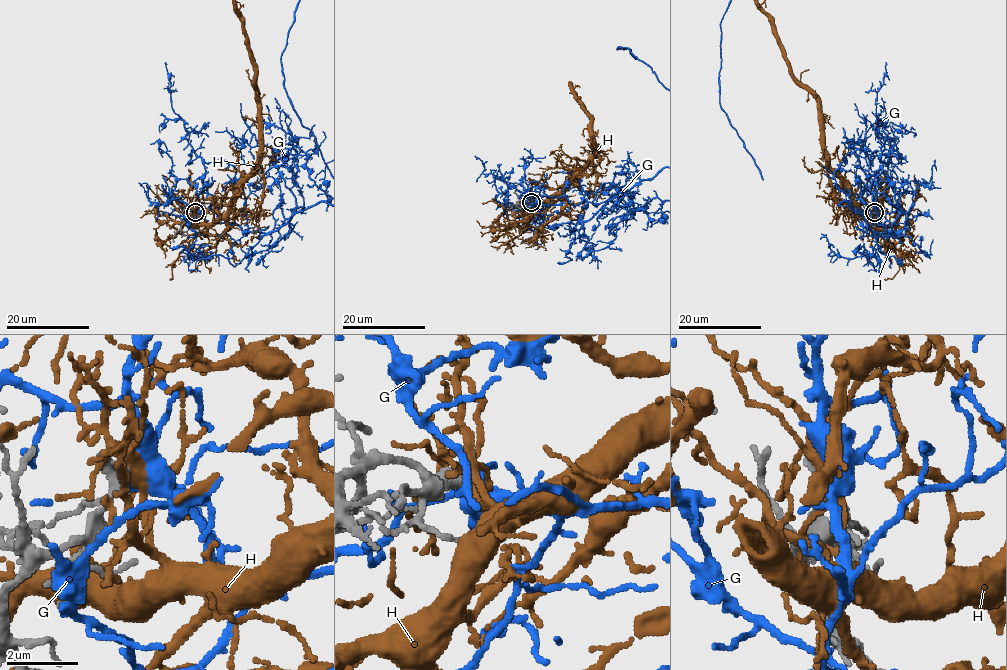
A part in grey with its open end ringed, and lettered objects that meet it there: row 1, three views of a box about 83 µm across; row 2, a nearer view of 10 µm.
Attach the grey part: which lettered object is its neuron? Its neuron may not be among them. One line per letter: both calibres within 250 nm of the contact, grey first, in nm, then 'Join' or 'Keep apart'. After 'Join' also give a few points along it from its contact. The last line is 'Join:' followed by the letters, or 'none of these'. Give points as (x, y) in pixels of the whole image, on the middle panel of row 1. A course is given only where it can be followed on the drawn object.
G: Thickness 280 nm (grey) against 400 nm. Keep apart
H: Thickness 400 nm (grey) against 320 nm. Keep apart
Join: none of these

